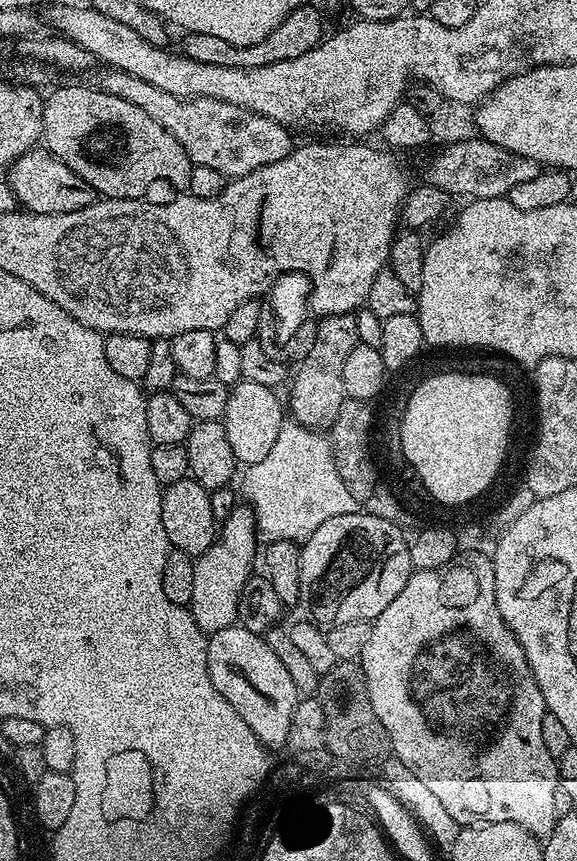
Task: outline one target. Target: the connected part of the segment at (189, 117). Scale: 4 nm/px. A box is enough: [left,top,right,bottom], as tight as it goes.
[91,67,293,178]

